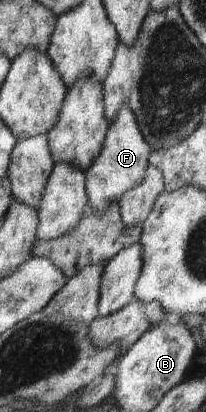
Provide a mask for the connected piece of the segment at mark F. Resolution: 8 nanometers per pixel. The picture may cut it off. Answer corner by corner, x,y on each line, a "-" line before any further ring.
123,106
119,112
119,118
113,122
113,126
109,127
103,152
86,172
88,200
93,210
105,212
113,200
120,202
120,198
123,198
129,190
139,186
147,178
151,156
152,148
145,140
144,134
141,134
131,106

